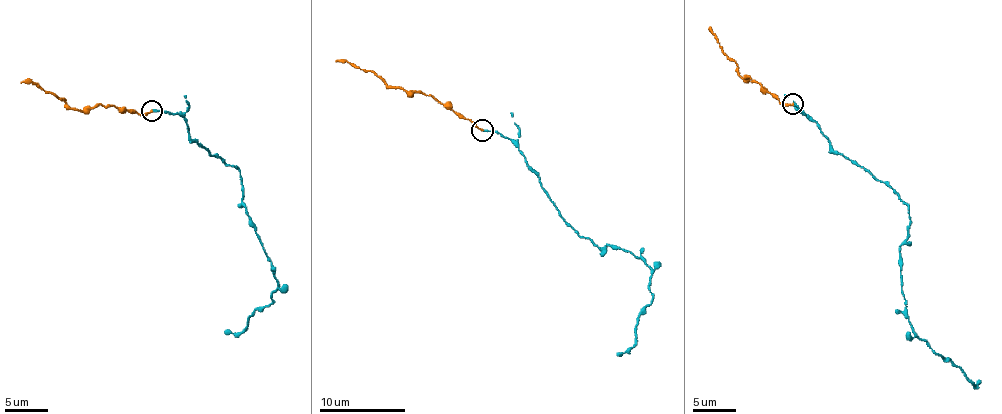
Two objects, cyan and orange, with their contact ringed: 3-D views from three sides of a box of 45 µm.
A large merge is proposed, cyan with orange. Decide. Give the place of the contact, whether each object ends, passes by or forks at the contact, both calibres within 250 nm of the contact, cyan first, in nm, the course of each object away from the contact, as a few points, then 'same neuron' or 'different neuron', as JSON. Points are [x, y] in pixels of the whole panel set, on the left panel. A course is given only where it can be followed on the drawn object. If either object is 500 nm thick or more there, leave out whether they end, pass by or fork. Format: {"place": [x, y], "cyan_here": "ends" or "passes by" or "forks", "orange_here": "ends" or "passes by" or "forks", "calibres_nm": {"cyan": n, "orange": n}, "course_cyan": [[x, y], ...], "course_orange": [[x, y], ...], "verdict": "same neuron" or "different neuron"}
{"place": [151, 110], "cyan_here": "ends", "orange_here": "ends", "calibres_nm": {"cyan": 170, "orange": 150}, "course_cyan": [[152, 111], [176, 113], [188, 136], [237, 169], [249, 225], [272, 263], [272, 302], [241, 332], [225, 329]], "course_orange": [[152, 111], [140, 115], [100, 104], [77, 110], [54, 93], [45, 93], [30, 83], [21, 83]], "verdict": "different neuron"}

